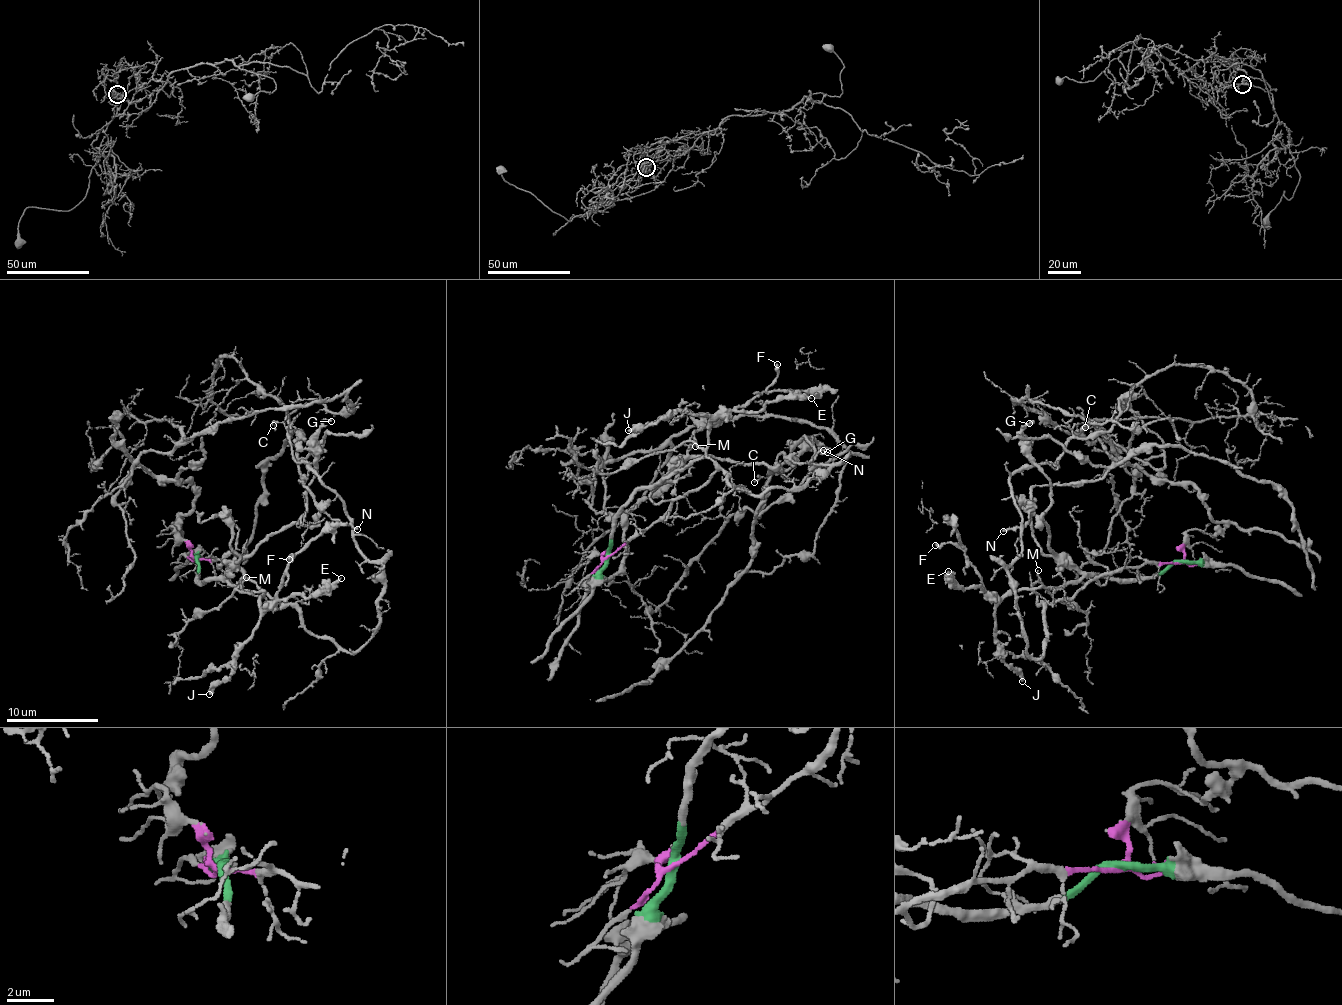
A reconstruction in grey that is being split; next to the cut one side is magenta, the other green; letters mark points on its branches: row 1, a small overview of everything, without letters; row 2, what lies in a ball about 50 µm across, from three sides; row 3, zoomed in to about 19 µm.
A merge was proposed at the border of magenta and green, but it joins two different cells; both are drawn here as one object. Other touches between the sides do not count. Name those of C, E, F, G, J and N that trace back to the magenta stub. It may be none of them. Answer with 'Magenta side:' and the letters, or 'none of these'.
Magenta side: C

